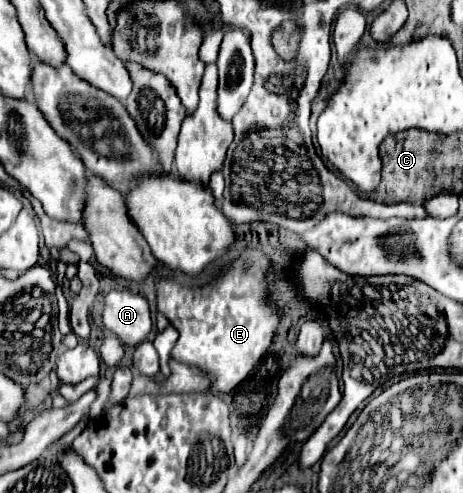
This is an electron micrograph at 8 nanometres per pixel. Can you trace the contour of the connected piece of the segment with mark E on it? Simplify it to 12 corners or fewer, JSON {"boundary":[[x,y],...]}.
{"boundary":[[243,257],[203,289],[157,283],[179,333],[173,359],[229,393],[279,319],[265,259]]}

